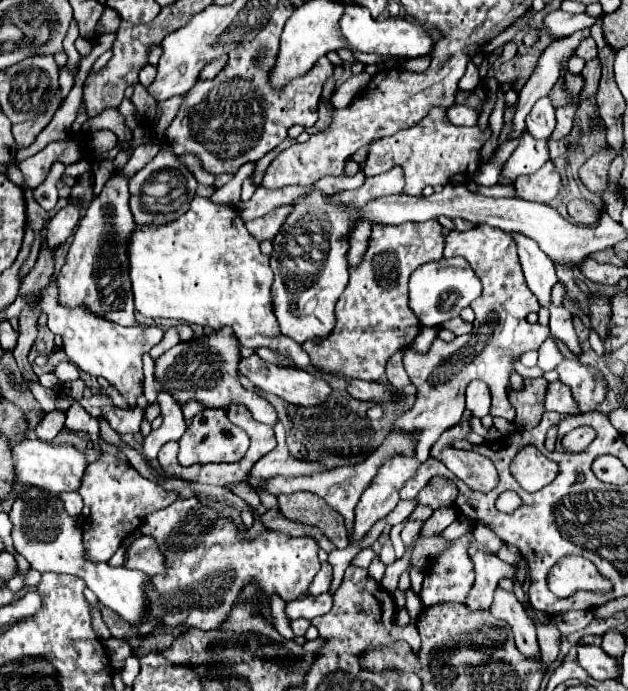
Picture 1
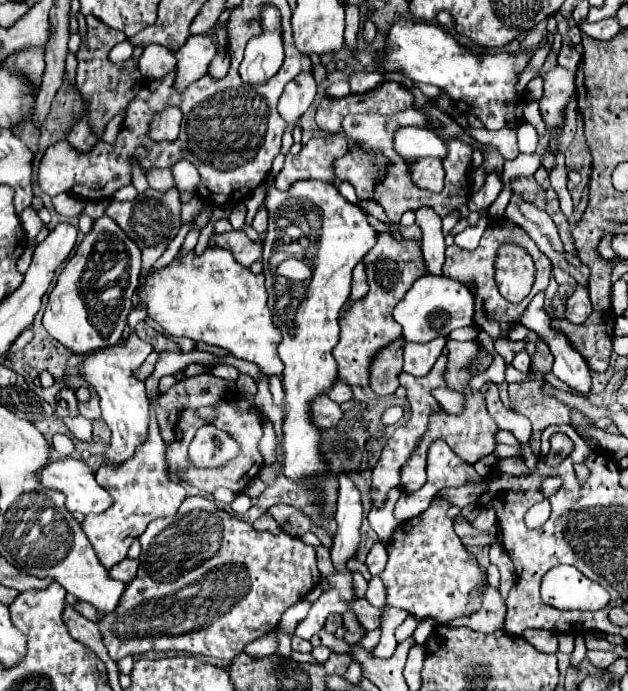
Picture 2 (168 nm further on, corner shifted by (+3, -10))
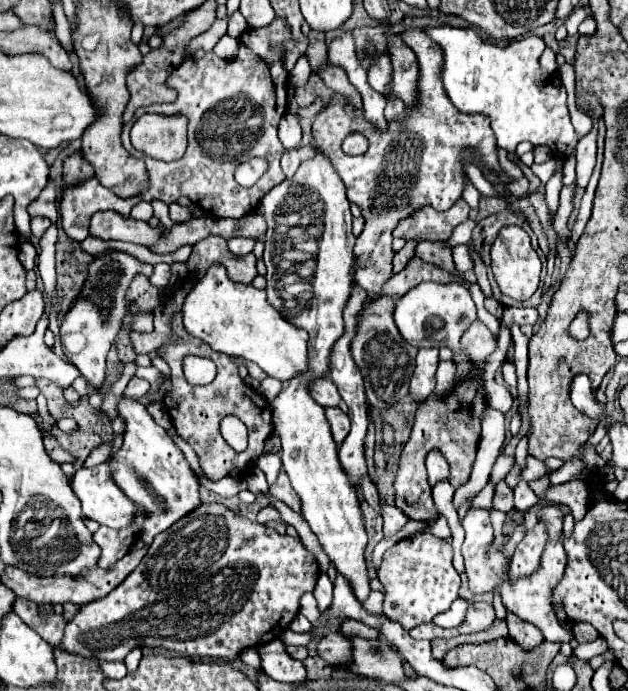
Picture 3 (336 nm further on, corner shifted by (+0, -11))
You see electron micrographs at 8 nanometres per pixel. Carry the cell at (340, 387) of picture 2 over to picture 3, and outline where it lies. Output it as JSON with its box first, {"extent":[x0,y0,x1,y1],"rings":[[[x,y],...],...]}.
{"extent":[312,377,342,407],"rings":[[[330,377],[318,379],[318,381],[312,385],[312,395],[314,395],[314,399],[316,399],[322,407],[332,407],[332,405],[338,405],[338,403],[342,401],[340,391],[338,391],[338,387],[334,385],[334,381],[330,381]]]}

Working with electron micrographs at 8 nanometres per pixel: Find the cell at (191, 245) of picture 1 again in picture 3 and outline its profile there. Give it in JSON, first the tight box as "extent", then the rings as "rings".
{"extent":[182,263,306,381],"rings":[[[214,263],[214,267],[210,267],[186,293],[182,325],[186,333],[202,339],[214,351],[254,361],[270,377],[280,381],[288,381],[298,371],[306,369],[306,331],[296,329],[280,317],[280,313],[266,301],[266,289],[232,281],[226,267],[220,263]]]}

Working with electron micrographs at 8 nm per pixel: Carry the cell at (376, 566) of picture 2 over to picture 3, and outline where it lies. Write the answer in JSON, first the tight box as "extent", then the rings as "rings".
{"extent":[382,507,408,537],"rings":[[[382,507],[382,517],[384,517],[384,537],[396,535],[408,521],[408,515],[404,515],[398,507]]]}

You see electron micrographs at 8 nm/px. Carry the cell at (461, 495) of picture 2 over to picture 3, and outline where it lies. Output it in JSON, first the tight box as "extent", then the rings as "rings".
{"extent":[490,455,514,485],"rings":[[[500,455],[500,457],[496,459],[496,463],[494,463],[492,473],[490,473],[490,483],[494,483],[494,485],[496,485],[496,483],[500,483],[500,481],[506,477],[506,473],[510,471],[512,463],[514,463],[514,457]]]}

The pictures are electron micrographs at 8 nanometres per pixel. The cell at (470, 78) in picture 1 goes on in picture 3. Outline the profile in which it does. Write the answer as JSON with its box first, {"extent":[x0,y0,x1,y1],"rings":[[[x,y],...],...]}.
{"extent":[422,25,578,157],"rings":[[[428,25],[422,29],[426,31],[426,35],[430,35],[432,41],[436,41],[442,47],[444,63],[440,67],[440,79],[444,83],[446,95],[450,97],[452,105],[462,113],[482,113],[482,115],[490,117],[498,147],[514,153],[514,149],[520,141],[530,141],[534,145],[542,145],[542,143],[548,145],[554,151],[554,155],[568,157],[572,153],[578,139],[576,139],[574,127],[570,123],[570,113],[566,107],[566,89],[564,89],[558,73],[546,75],[546,73],[538,71],[538,59],[540,59],[542,51],[546,49],[546,45],[540,37],[528,35],[528,37],[516,39],[514,43],[510,43],[506,47],[500,47],[488,39],[482,39],[474,29],[456,29],[456,27],[448,27],[448,25],[442,25],[442,27]]]}

